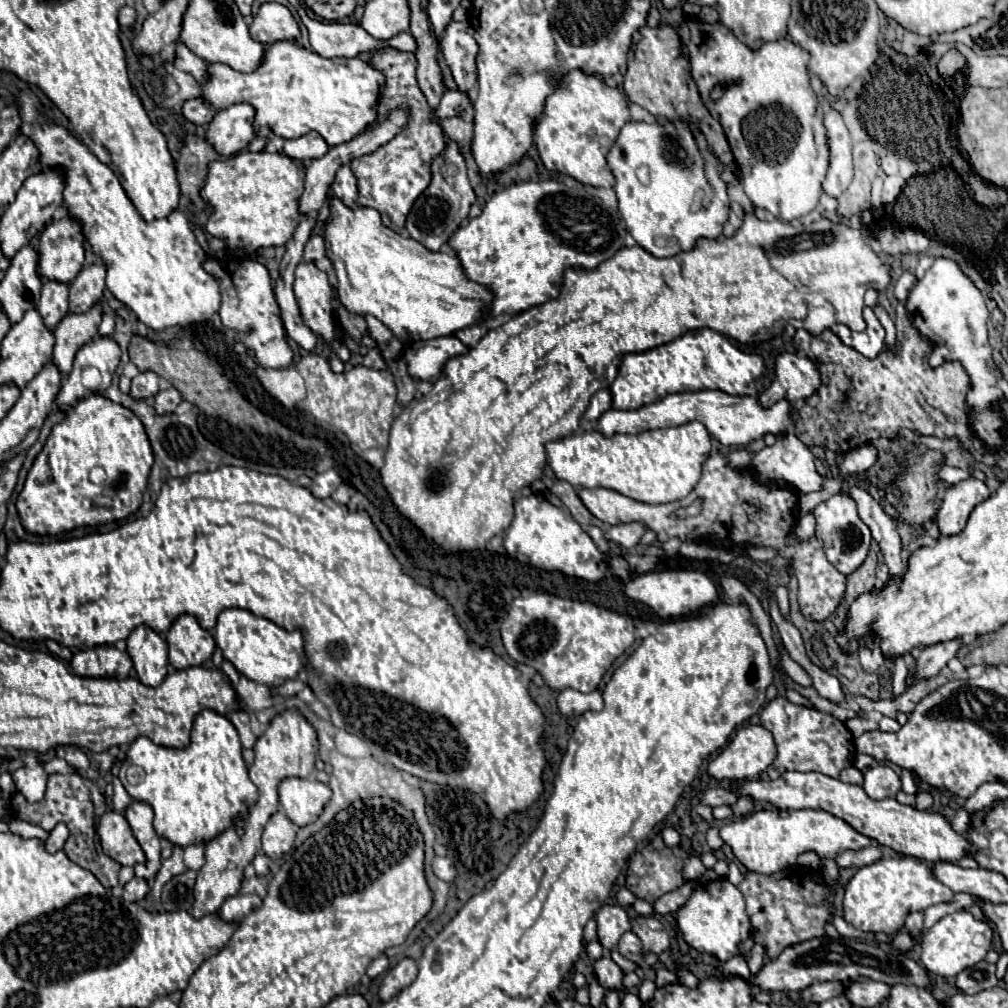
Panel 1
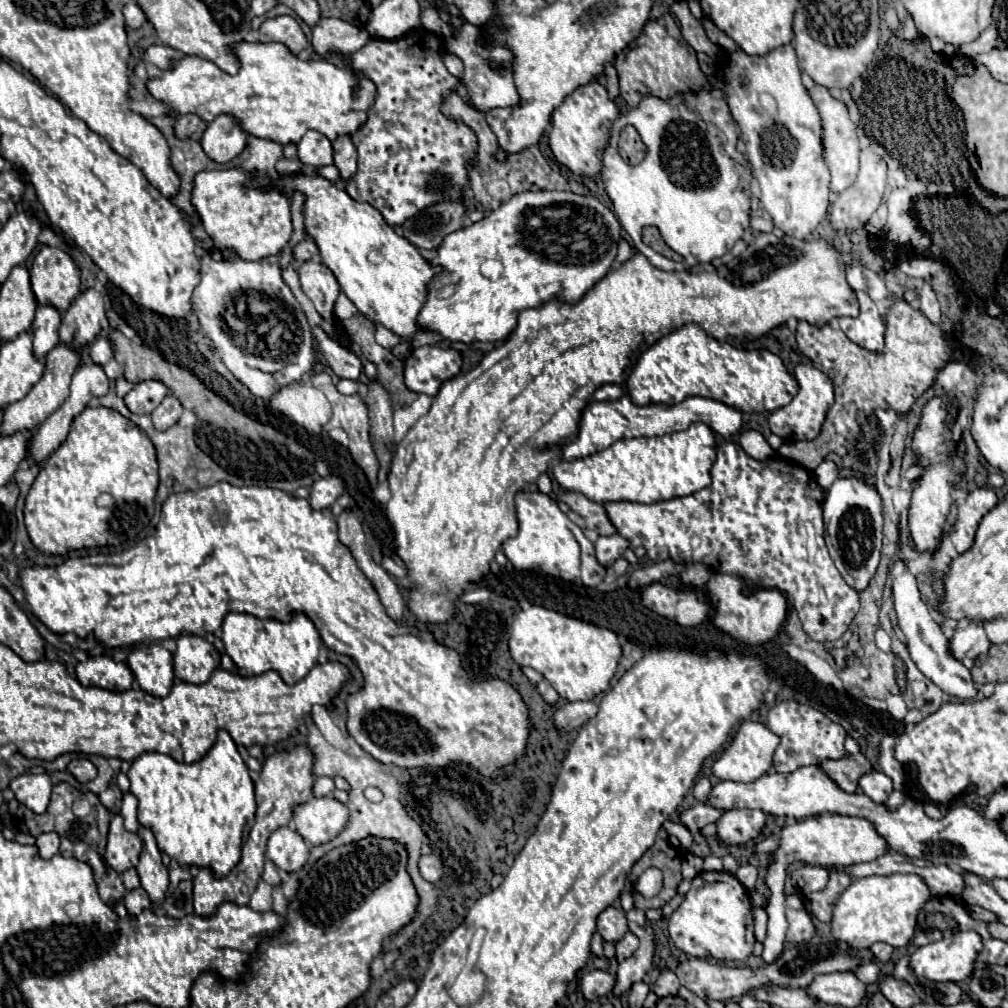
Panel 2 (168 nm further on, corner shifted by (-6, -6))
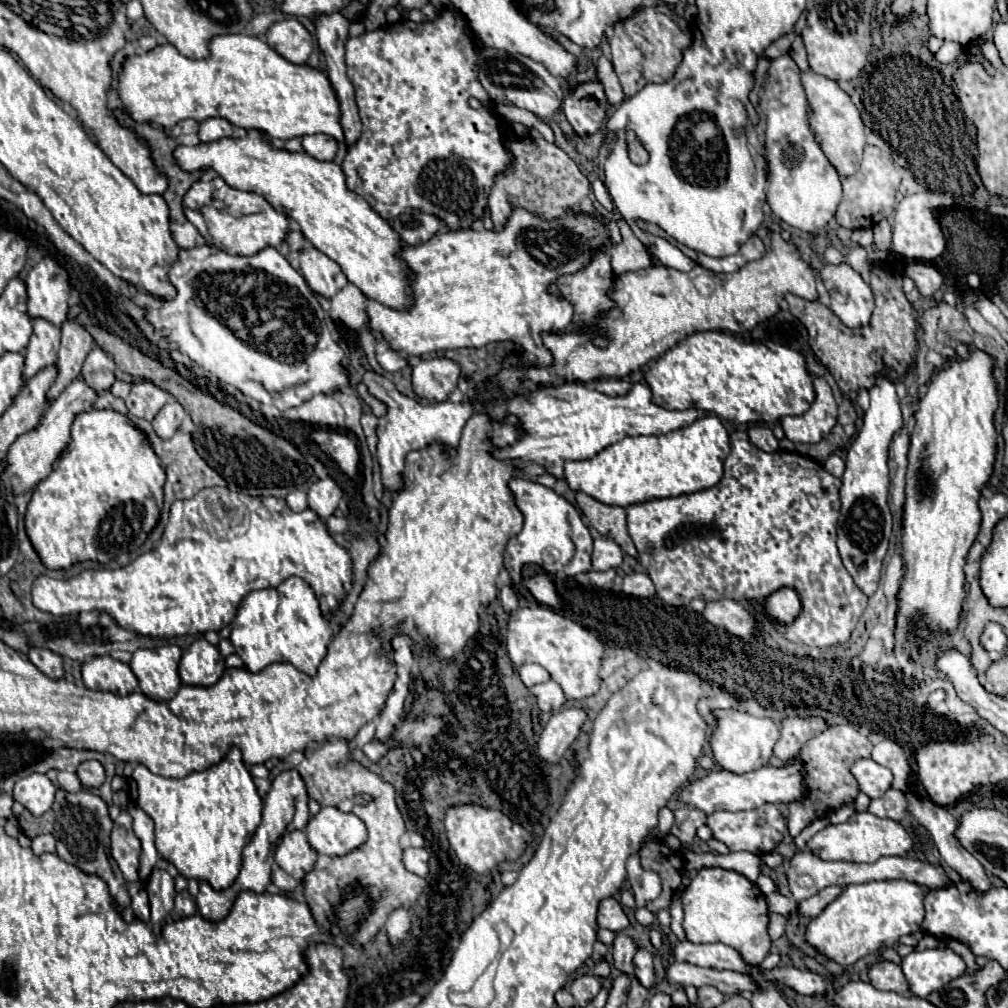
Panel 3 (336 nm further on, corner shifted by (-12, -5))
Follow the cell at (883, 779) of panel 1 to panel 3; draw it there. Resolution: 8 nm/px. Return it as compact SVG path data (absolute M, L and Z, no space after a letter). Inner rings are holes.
M860 758L850 766L850 772L858 780L858 786L870 798L880 798L892 784L892 772L870 758Z

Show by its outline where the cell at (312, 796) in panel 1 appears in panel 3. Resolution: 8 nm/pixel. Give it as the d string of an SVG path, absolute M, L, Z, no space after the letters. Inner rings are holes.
M330 806L310 818L306 836L310 846L326 856L344 856L360 848L368 838L366 826L358 816L344 814Z

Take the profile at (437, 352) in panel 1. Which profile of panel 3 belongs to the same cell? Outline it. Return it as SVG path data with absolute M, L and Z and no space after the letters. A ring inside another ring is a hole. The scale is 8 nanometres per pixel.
M410 358L410 366L412 386L418 398L442 402L452 390L456 390L456 382L460 376L456 362L450 362L448 358Z

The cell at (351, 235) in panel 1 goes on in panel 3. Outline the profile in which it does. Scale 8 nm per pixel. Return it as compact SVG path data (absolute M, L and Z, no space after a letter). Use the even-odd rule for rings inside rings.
M248 130L244 138L220 138L208 144L176 146L172 152L184 172L214 170L228 186L264 196L274 210L298 222L304 238L338 262L346 278L366 296L384 306L406 306L406 270L398 266L394 250L400 246L398 234L382 220L368 202L346 188L346 176L334 162L320 162L306 152L278 150L260 130Z

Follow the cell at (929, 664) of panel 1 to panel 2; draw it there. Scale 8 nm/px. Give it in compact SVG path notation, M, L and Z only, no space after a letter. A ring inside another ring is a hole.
M972 623L966 629L958 629L956 635L952 635L948 651L952 657L956 657L958 661L970 657L978 657L980 653L986 653L990 649L990 641L986 639L984 627L980 623Z

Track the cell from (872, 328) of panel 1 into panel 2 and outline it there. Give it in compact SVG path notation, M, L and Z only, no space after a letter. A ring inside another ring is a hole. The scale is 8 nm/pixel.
M856 291L856 295L860 301L860 315L856 319L842 317L838 319L838 325L850 341L872 353L880 353L884 349L884 333L886 333L884 321L878 313L876 303L868 297L868 293Z

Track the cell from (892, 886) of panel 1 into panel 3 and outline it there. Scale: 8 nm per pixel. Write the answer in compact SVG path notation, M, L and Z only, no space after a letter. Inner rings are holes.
M908 880L846 886L844 892L822 910L822 914L808 922L806 942L828 960L850 966L868 954L876 954L880 948L894 946L900 936L918 932L924 920L922 898L924 894L920 886Z

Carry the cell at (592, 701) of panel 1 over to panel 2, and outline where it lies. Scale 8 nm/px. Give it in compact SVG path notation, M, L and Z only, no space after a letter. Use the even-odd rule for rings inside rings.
M574 701L574 703L564 703L556 713L554 721L562 729L578 729L582 727L592 715L596 715L598 705L594 701Z

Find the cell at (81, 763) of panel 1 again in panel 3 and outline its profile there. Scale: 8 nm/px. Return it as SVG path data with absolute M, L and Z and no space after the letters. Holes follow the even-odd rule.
M88 760L88 762L82 762L78 766L78 778L80 782L84 784L84 788L98 788L104 784L106 776L104 776L104 768L100 762L96 760Z

